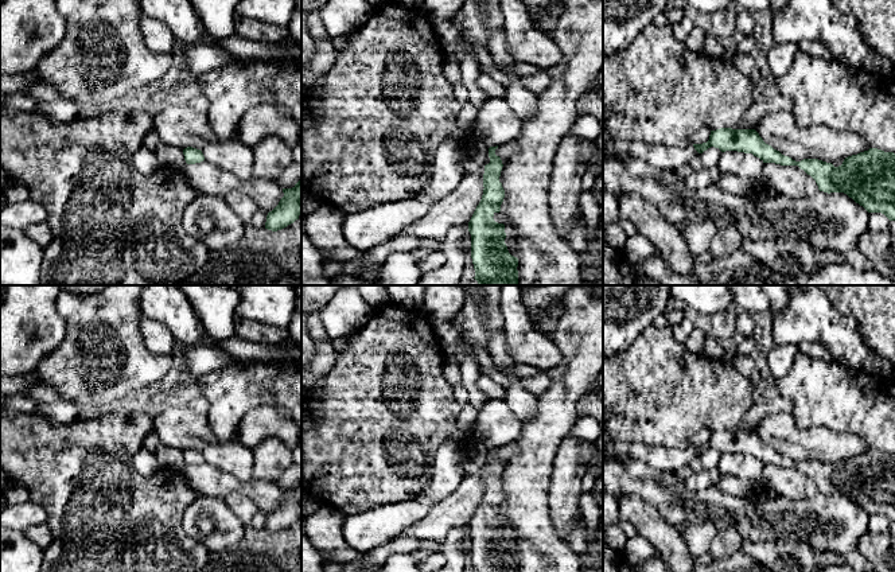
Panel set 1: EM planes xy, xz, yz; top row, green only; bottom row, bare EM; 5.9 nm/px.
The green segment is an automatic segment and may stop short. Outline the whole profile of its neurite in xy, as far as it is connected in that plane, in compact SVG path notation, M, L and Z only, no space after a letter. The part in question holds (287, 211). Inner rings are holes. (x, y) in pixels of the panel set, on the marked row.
M301 178L292 188L283 188L284 196L268 213L265 229L277 231L299 219L301 214Z

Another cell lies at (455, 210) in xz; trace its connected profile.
M487 153L485 164L478 171L464 175L455 190L400 234L441 242L451 227L464 227L482 199L485 166L489 163Z

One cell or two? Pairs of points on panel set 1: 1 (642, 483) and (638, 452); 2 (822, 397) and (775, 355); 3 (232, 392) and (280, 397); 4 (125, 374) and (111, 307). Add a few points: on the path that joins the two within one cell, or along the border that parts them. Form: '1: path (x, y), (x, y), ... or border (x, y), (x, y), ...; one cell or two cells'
1: border (631, 459), (639, 459), (657, 469), (669, 471); two cells
2: border (798, 350), (792, 368), (777, 380); two cells
3: path (244, 390), (268, 390); one cell
4: path (112, 358), (111, 325); one cell

